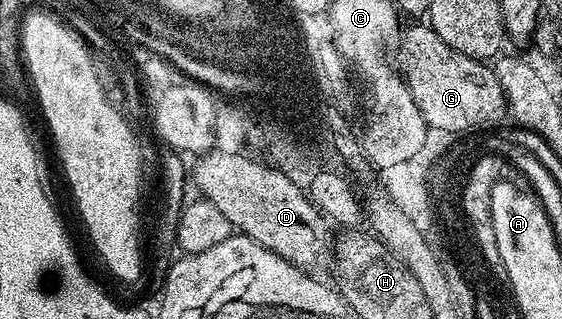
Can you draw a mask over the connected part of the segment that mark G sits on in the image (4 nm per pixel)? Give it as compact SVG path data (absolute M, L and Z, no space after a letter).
M427 24L412 25L407 29L408 26L398 37L398 69L408 82L410 95L414 95L414 103L418 103L418 111L422 111L422 119L429 130L468 135L472 133L471 129L488 129L506 117L508 103L491 64L454 51L454 47L442 43Z

